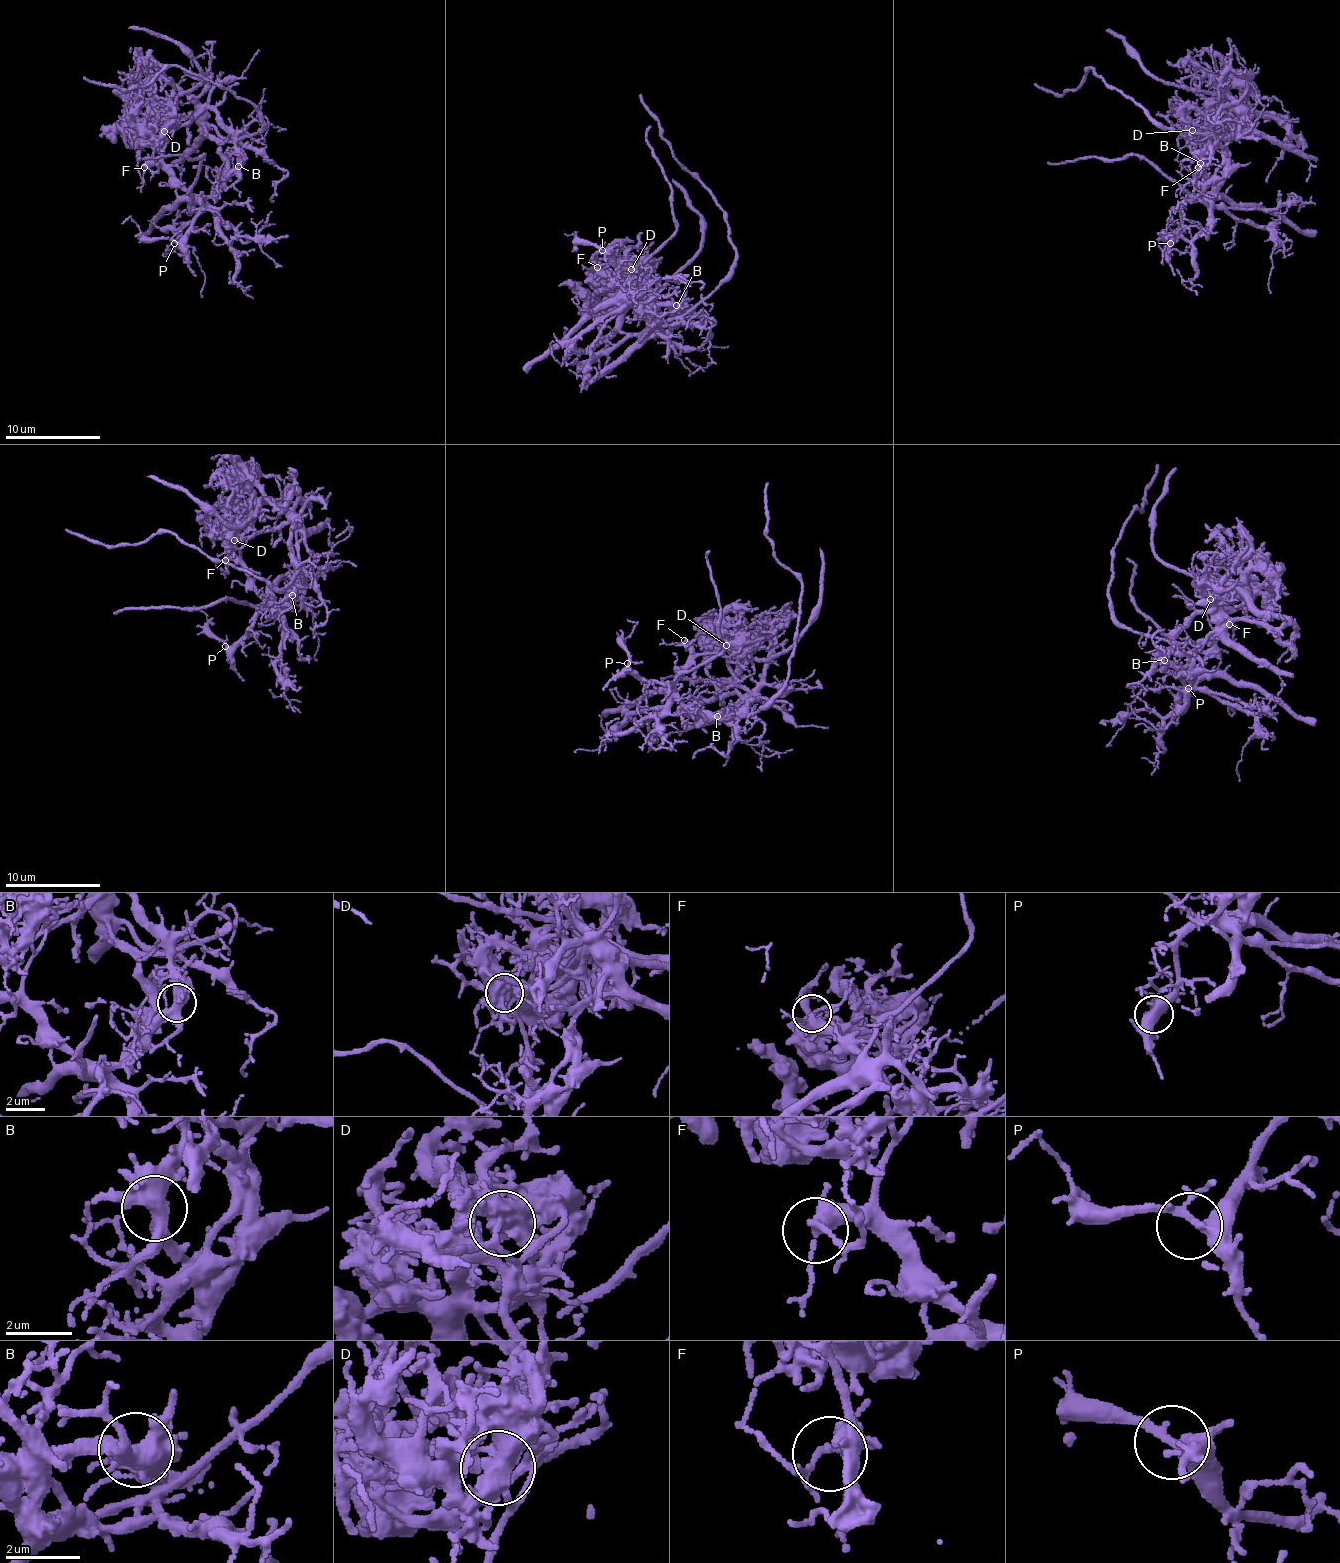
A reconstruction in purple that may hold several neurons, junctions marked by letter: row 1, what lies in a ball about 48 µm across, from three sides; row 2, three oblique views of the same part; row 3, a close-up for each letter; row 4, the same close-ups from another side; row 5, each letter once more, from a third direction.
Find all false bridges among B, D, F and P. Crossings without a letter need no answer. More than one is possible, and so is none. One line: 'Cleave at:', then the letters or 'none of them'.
Cleave at: B, D

